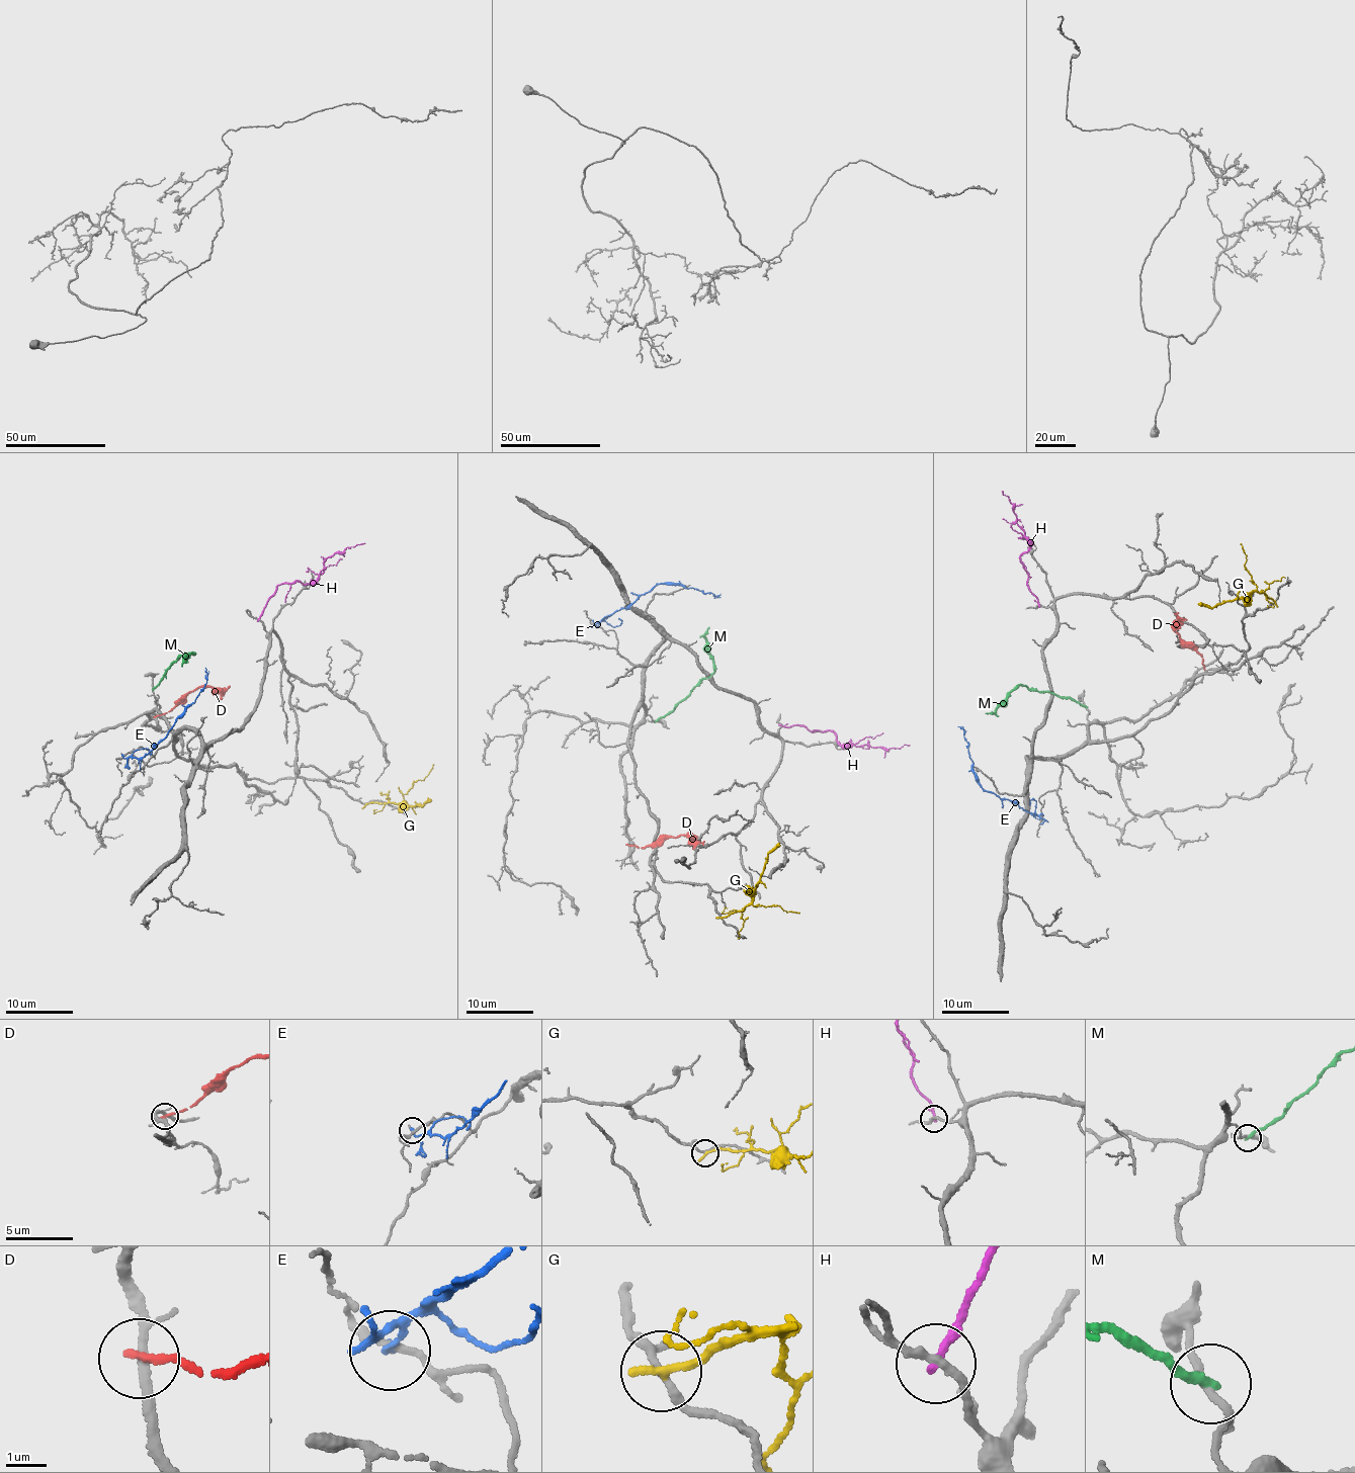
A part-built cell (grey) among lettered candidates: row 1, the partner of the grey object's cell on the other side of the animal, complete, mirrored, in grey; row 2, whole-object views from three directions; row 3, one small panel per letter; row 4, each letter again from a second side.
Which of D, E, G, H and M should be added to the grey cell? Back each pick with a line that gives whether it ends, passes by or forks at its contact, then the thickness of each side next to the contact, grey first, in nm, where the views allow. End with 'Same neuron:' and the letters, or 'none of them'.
Same neuron: none of them

